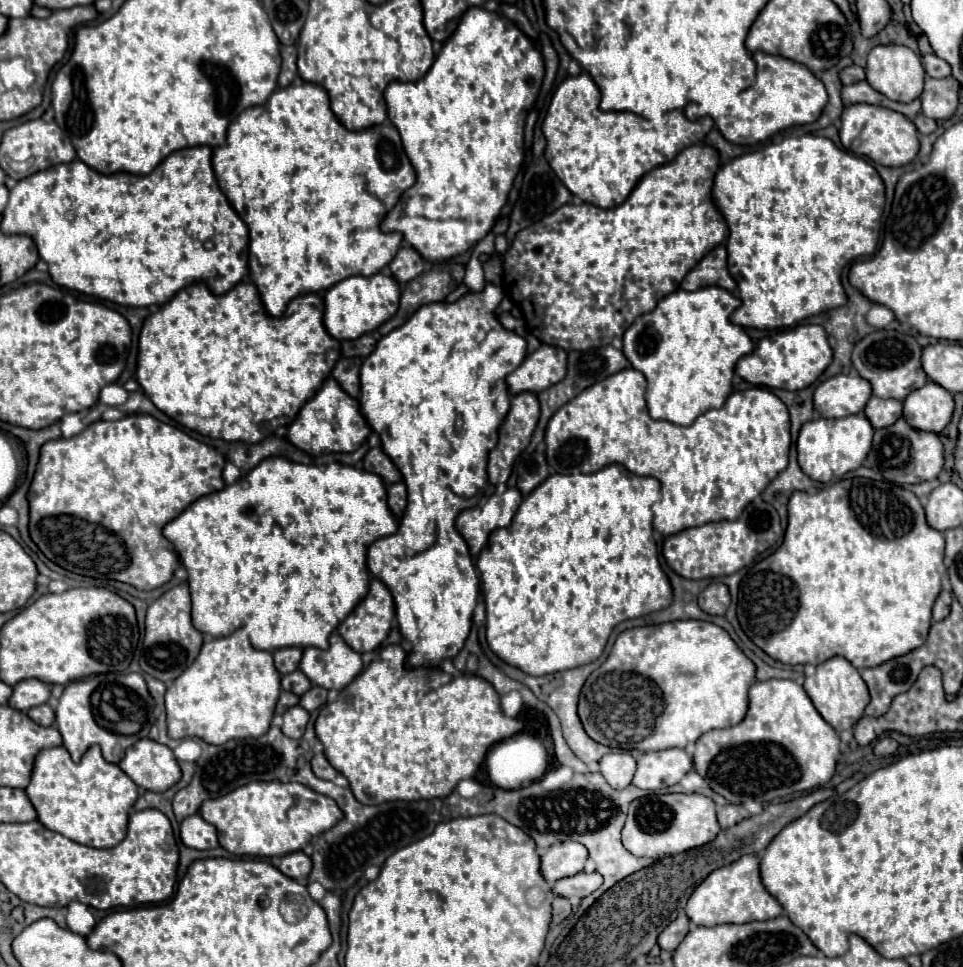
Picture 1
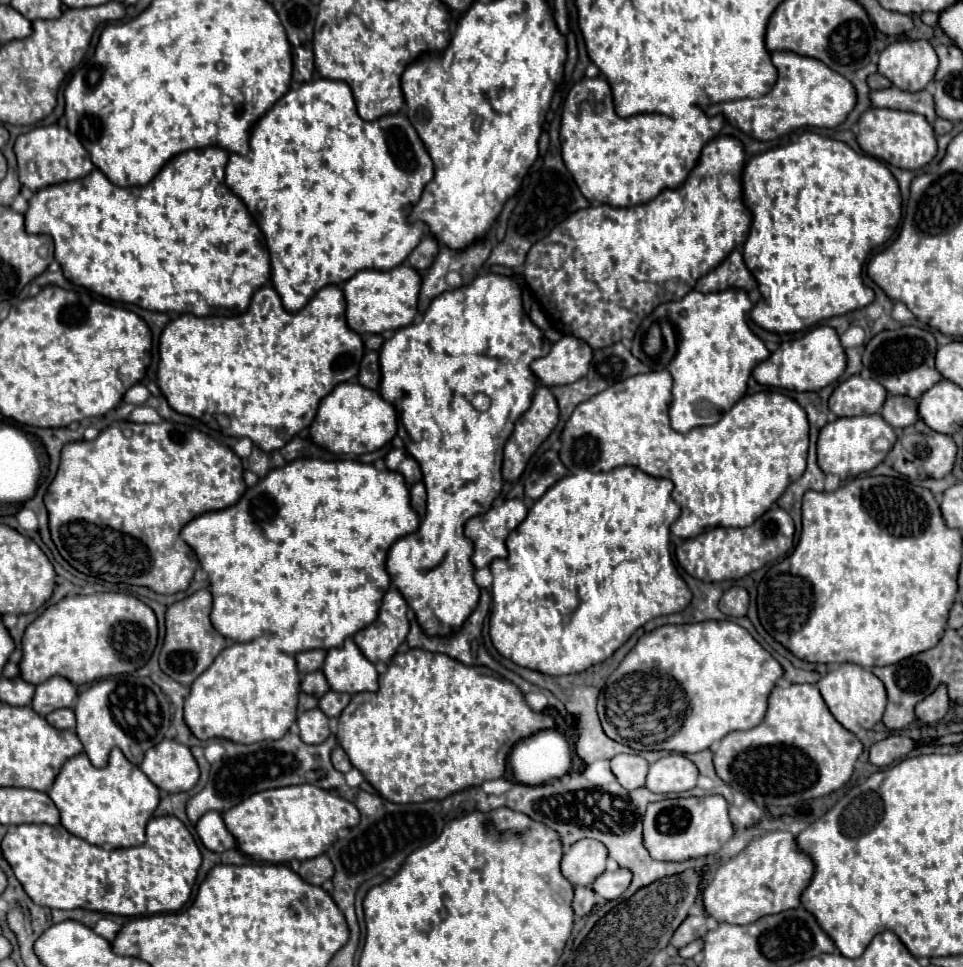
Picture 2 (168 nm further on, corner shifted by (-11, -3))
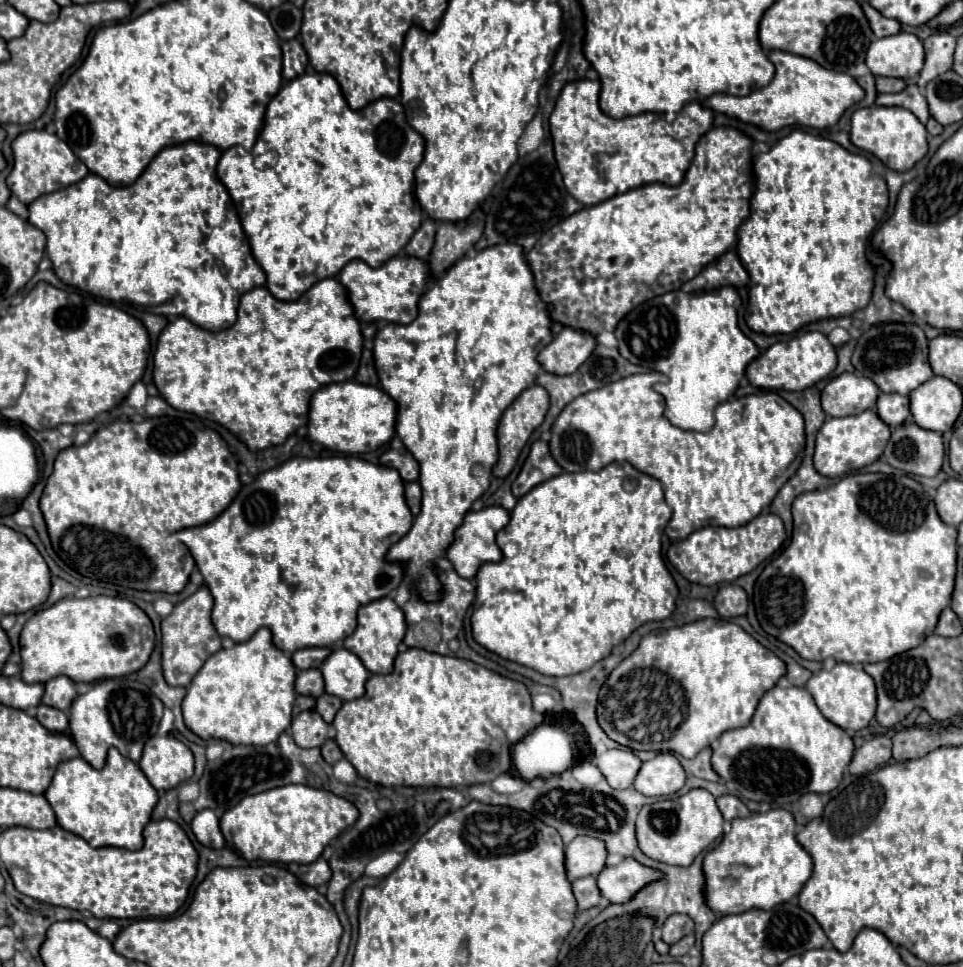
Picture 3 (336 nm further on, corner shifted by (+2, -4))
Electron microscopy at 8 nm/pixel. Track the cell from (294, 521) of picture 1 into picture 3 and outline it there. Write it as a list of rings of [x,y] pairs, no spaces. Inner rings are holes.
[[[331,456],[331,458],[293,458],[273,470],[261,472],[249,486],[243,486],[239,490],[235,500],[231,502],[231,506],[227,510],[223,510],[215,520],[201,524],[201,526],[193,526],[193,528],[183,528],[183,530],[175,532],[175,536],[189,548],[199,572],[203,574],[205,584],[215,600],[211,620],[213,620],[213,626],[219,632],[219,636],[227,636],[233,642],[243,642],[243,640],[249,640],[259,628],[265,626],[273,632],[273,644],[279,650],[297,652],[301,648],[311,648],[311,646],[329,648],[329,646],[335,646],[339,640],[345,640],[355,630],[359,606],[373,602],[377,598],[383,598],[401,586],[401,582],[405,578],[403,568],[399,564],[385,562],[385,554],[395,542],[399,542],[411,530],[411,524],[413,524],[413,516],[405,504],[403,480],[401,480],[399,472],[395,472],[393,468],[385,468],[385,466],[373,466],[365,460],[351,458],[351,456]]]

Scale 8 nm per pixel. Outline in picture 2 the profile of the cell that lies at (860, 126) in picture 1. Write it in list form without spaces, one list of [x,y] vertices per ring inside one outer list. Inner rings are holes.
[[[870,107],[858,121],[858,143],[868,155],[900,169],[920,169],[936,155],[936,133],[924,115]]]

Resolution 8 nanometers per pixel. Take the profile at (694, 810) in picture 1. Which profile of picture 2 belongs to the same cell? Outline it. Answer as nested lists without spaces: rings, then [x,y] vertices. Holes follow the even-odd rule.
[[[722,795],[664,799],[648,805],[644,815],[644,845],[658,861],[686,861],[718,853],[734,835],[728,803]]]

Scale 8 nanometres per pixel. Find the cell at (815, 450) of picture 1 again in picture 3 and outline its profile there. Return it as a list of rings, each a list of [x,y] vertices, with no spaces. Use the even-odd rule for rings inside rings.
[[[865,410],[857,416],[831,418],[817,432],[813,466],[821,476],[827,476],[827,478],[839,478],[839,476],[857,472],[873,464],[883,454],[889,436],[891,436],[889,426],[883,424],[883,420],[873,410]]]

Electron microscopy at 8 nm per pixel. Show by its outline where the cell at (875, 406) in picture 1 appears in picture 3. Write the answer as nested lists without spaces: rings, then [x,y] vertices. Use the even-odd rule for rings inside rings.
[[[881,392],[877,398],[877,414],[887,426],[901,426],[909,418],[909,398]]]

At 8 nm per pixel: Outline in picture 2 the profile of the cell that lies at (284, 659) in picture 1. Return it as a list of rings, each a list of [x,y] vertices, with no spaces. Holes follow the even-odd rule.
[[[312,649],[312,651],[296,653],[300,675],[306,675],[306,673],[312,673],[312,671],[322,669],[324,659],[326,659],[326,651],[324,649]]]

